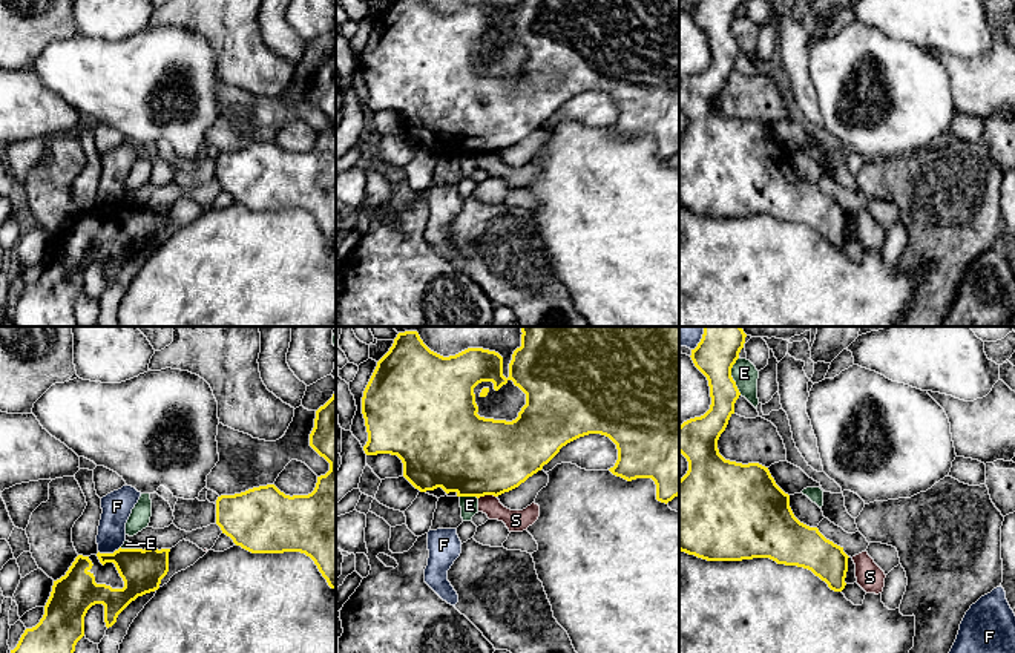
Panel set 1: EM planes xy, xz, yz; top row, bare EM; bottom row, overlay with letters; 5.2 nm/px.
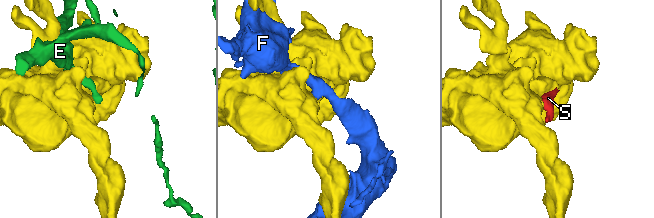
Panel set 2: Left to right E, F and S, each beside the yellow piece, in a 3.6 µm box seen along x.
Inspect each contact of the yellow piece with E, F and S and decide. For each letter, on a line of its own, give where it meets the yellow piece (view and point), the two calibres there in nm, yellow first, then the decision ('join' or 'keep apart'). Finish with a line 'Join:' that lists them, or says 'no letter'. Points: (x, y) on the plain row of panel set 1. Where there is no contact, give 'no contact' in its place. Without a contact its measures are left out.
E: contact yz (730, 32); calibres 190 and 140 nm; keep apart
F: contact xy (109, 210); calibres 220 and 160 nm; keep apart
S: contact xz (486, 150); calibres 420 and 110 nm; keep apart
Join: no letter

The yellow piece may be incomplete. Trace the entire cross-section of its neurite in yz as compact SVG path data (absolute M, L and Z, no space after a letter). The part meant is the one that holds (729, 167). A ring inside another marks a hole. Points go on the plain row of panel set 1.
M698 0L691 6L695 23L708 37L711 61L704 72L679 83L679 109L688 118L688 127L679 136L679 207L707 218L770 215L777 221L808 225L831 247L842 248L849 215L843 204L794 173L790 152L776 141L768 124L730 118L719 110L718 97L741 52L731 25L742 5L744 0Z

